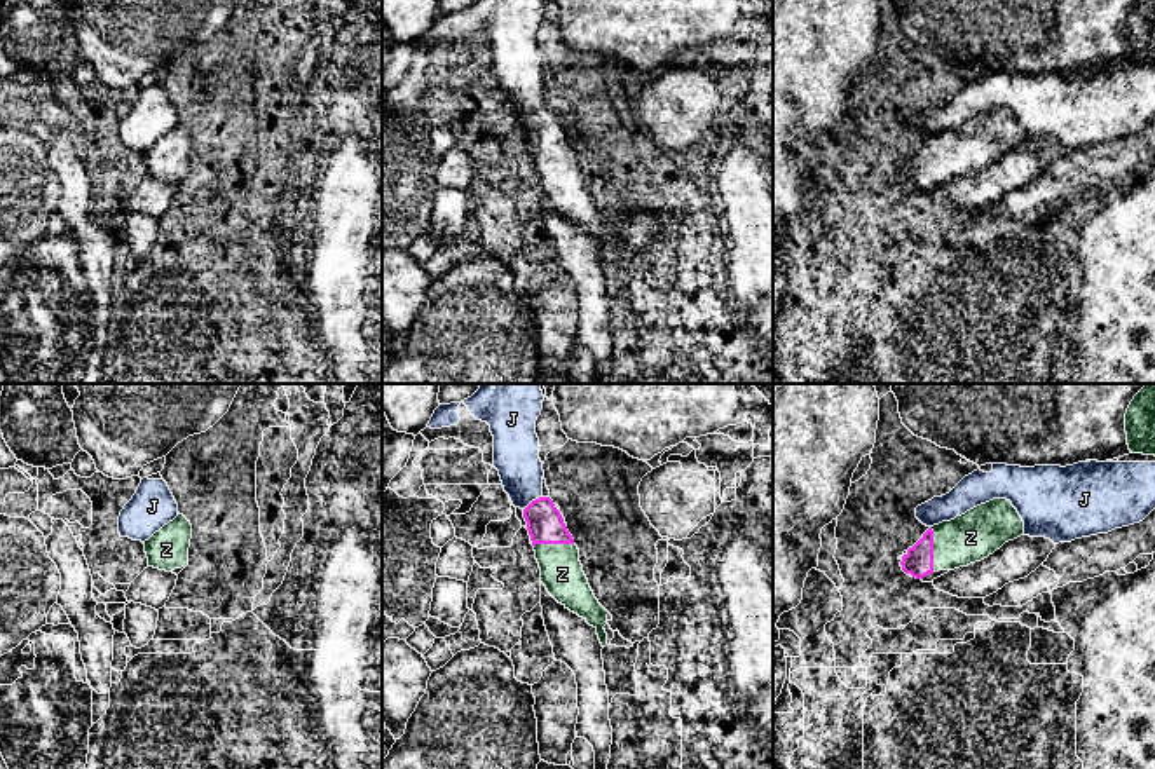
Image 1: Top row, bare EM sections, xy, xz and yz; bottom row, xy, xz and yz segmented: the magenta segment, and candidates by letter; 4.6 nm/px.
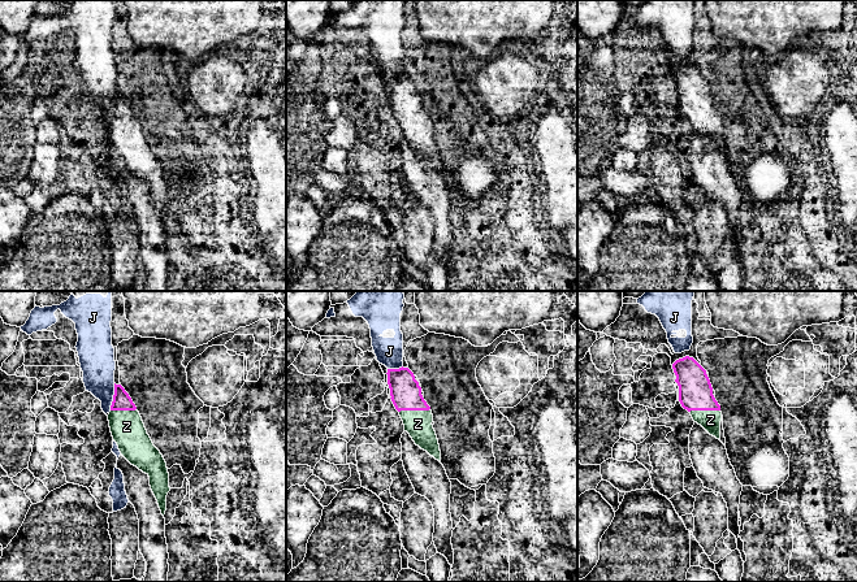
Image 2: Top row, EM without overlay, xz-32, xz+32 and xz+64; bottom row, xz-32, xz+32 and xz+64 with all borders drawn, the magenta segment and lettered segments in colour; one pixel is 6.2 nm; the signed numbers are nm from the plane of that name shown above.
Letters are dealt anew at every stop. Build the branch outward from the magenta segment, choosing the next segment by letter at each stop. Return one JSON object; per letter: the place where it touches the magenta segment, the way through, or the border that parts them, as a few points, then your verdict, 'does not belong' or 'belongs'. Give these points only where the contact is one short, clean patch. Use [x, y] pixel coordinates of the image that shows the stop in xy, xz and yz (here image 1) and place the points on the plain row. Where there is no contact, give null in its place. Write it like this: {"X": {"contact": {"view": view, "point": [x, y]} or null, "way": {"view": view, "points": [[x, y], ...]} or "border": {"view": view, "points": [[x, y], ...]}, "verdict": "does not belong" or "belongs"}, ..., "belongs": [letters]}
{"J": {"contact": {"view": "xz", "point": [531, 112]}, "border": {"view": "xz", "points": [[539, 105], [524, 119]]}, "verdict": "does not belong"}, "Z": {"contact": {"view": "yz", "point": [932, 159]}, "verdict": "belongs"}, "belongs": ["Z"]}

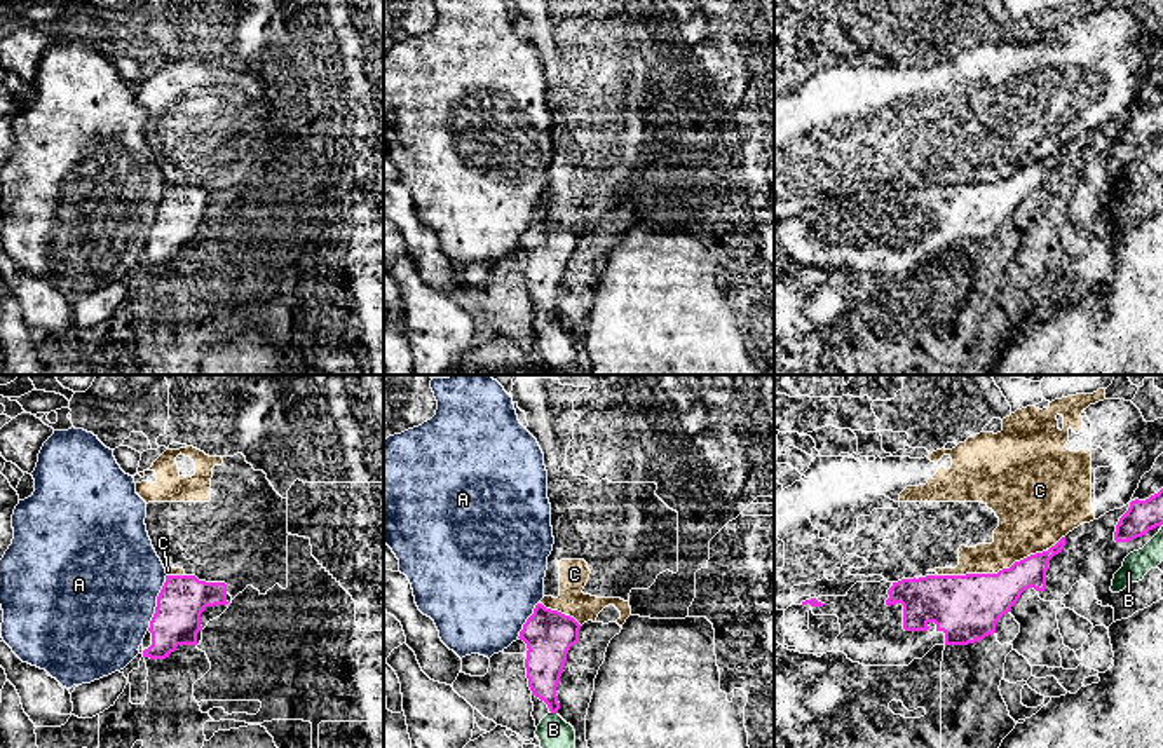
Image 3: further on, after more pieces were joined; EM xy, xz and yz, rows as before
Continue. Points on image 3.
{"A": {"contact": {"view": "xy", "point": [157, 211]}, "verdict": "does not belong"}, "B": {"contact": {"view": "xz", "point": [555, 321]}, "verdict": "does not belong"}, "C": {"contact": {"view": "yz", "point": [991, 183]}, "verdict": "does not belong"}, "belongs": []}

